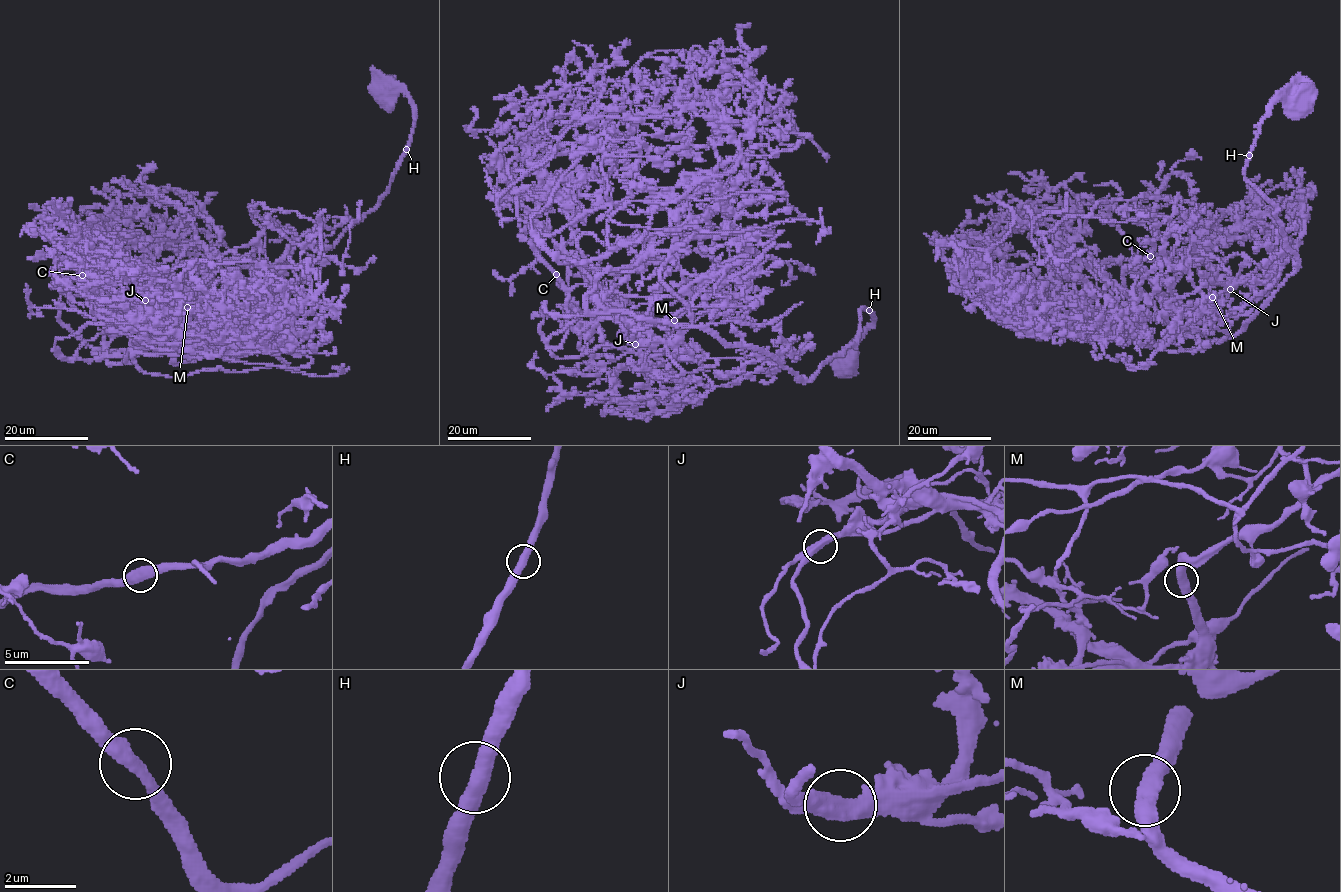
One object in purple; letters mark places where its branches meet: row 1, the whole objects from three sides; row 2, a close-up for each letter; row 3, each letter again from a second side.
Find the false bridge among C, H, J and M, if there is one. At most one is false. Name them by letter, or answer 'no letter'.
J

